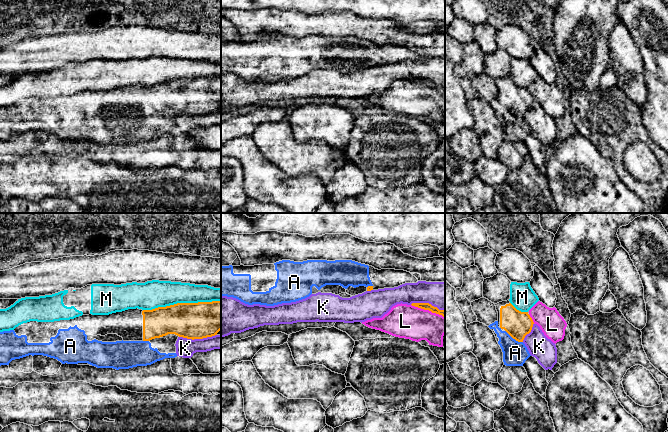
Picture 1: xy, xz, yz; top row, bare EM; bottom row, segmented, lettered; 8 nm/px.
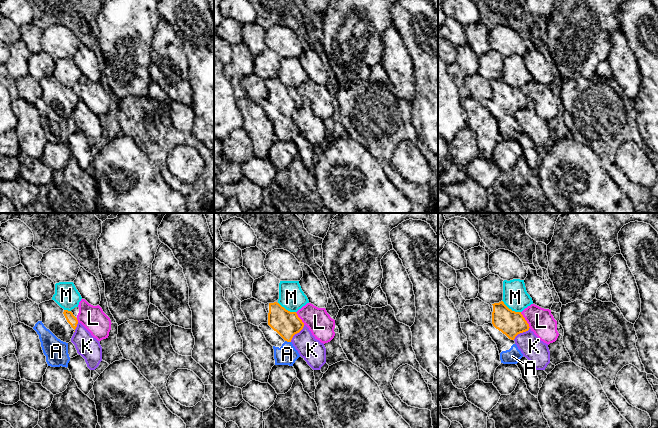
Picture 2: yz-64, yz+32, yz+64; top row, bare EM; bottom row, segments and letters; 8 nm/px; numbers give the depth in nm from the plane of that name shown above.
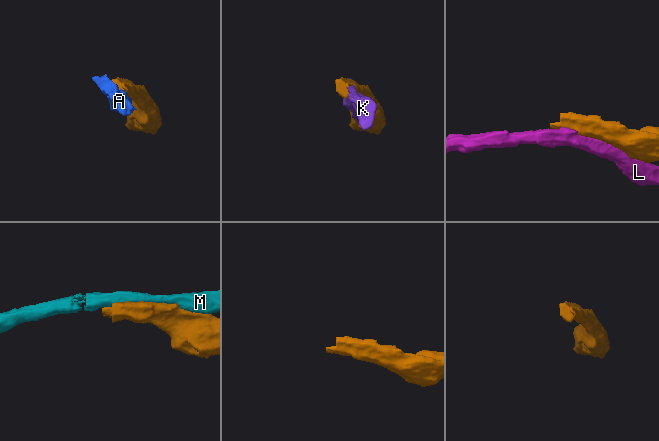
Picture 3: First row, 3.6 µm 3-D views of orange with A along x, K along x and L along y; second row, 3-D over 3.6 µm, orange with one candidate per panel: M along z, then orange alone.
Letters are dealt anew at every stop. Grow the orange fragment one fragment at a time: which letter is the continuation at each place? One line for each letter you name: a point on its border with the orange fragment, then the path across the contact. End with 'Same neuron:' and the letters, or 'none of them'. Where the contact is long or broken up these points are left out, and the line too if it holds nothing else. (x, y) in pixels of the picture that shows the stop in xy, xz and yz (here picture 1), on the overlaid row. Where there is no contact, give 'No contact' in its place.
Same neuron: none of them

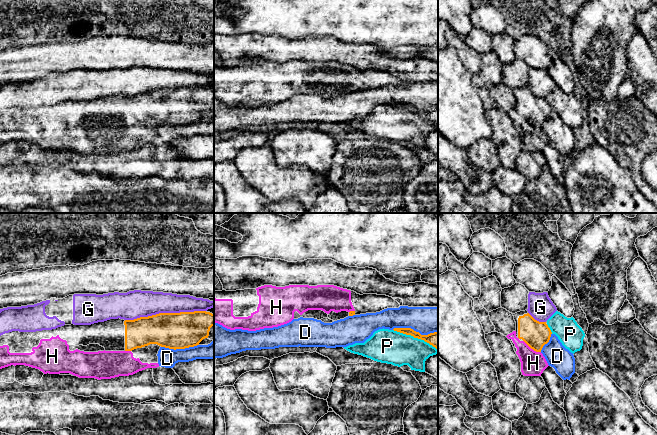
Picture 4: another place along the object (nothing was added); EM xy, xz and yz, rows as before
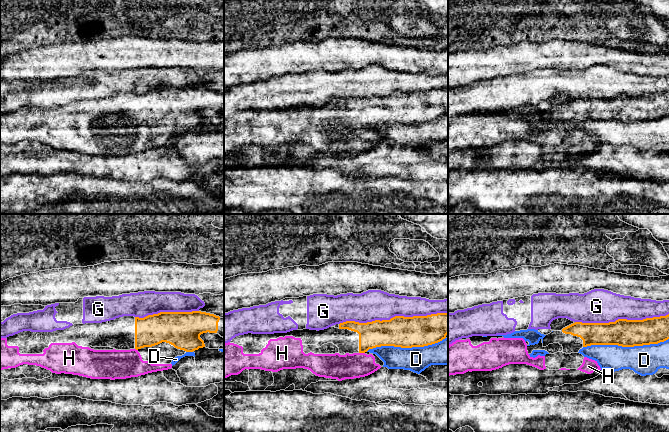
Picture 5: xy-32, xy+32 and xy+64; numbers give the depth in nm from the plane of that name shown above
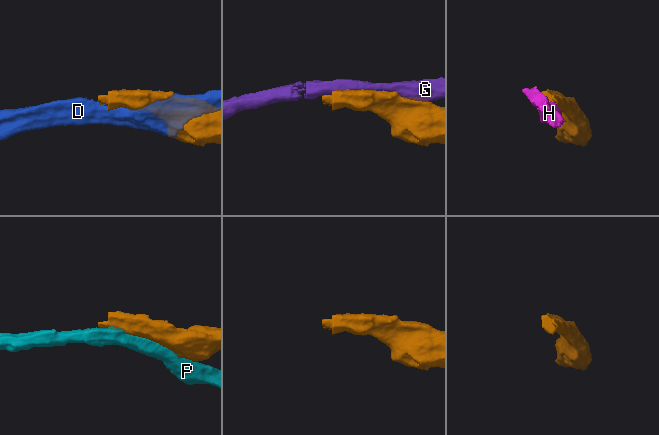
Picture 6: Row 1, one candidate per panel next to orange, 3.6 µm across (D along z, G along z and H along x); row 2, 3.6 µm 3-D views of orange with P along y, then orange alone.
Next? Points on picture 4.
Same neuron: none of them

